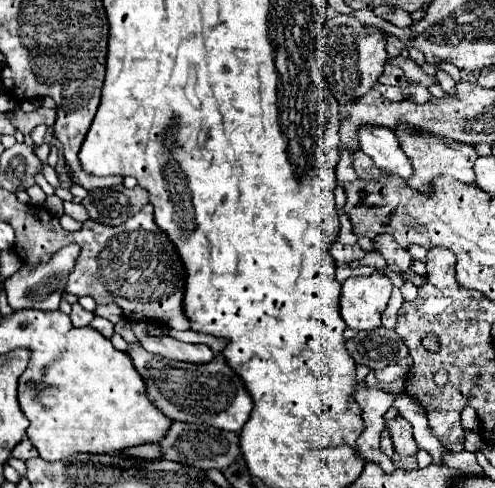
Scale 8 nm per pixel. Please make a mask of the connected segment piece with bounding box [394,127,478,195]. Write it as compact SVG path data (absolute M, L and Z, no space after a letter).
M398 127L398 131L394 131L394 133L396 133L398 141L400 141L400 147L412 159L414 175L406 183L414 191L418 191L422 195L430 193L430 187L432 187L434 179L440 177L440 175L454 177L456 181L462 181L462 183L476 183L474 163L478 159L478 153L476 153L474 147L464 145L464 143L450 143L446 139L426 139L424 135L414 135L414 131L406 131L406 127Z

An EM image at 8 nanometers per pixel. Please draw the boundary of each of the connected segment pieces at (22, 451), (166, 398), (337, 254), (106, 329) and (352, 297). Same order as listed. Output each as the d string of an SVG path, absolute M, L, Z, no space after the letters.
M22 439L22 441L12 449L12 457L22 459L22 461L26 461L26 459L30 459L30 457L36 457L36 455L38 455L38 451L34 449L34 445L32 445L28 439Z
M136 343L128 345L128 353L134 361L134 367L138 367L142 379L146 379L150 399L154 399L156 407L162 413L166 413L166 417L170 417L172 421L204 423L216 429L236 431L236 433L248 421L254 401L242 377L234 369L230 369L222 353L214 355L210 363L202 363L202 365L154 355Z
M335 242L332 243L332 247L330 247L330 255L334 257L334 261L336 261L338 265L348 265L352 259L354 259L354 261L362 259L362 257L366 255L366 251L360 249L360 245L342 245L342 243Z
M98 315L92 319L90 327L94 327L96 331L100 331L104 337L110 337L110 335L112 335L112 329L114 329L114 325L112 325L108 319L104 319L104 317L98 317Z
M386 275L348 277L342 285L340 315L354 331L374 331L382 327L382 313L388 305L392 283Z

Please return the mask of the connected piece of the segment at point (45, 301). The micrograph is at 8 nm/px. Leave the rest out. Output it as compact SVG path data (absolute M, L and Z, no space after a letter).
M78 245L64 247L64 251L58 251L50 263L44 263L42 267L26 267L8 277L4 281L4 289L8 295L8 303L14 311L22 309L40 309L40 311L56 311L58 303L62 299L62 287L66 285L66 275L70 273L70 267L74 265L74 259L78 257Z

